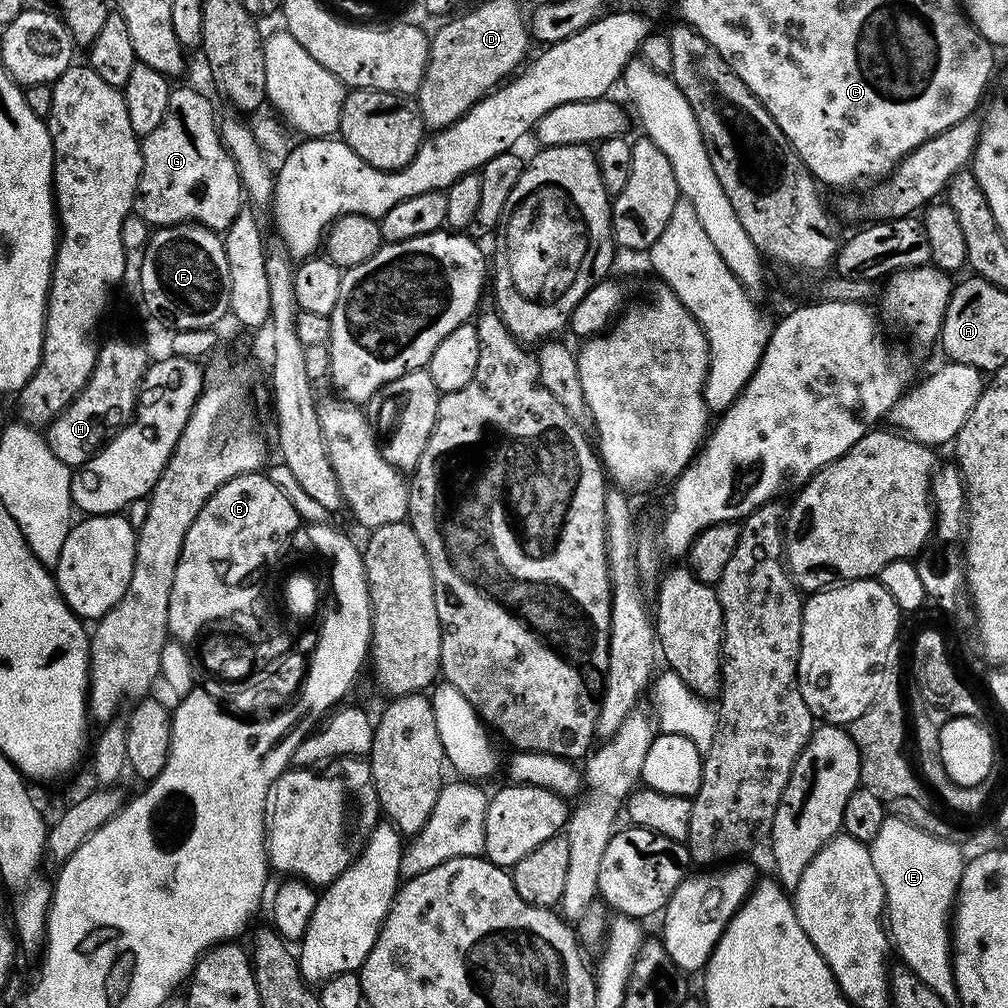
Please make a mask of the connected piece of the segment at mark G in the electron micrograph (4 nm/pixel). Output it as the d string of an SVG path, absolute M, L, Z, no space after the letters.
M173 87L170 102L166 102L166 114L162 117L162 122L158 122L156 129L150 130L150 134L143 137L140 153L142 174L138 178L132 212L138 219L152 224L151 226L195 222L223 233L245 207L244 185L240 182L232 154L225 150L220 141L218 115L212 109L211 102L198 89Z

